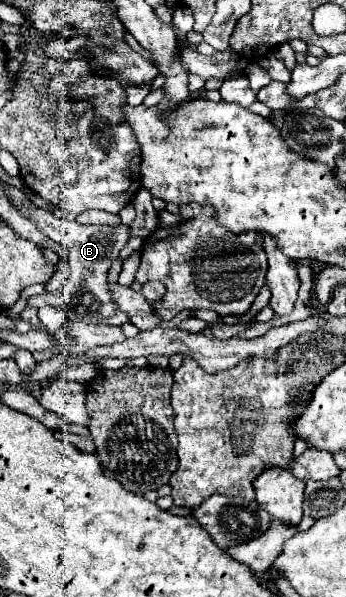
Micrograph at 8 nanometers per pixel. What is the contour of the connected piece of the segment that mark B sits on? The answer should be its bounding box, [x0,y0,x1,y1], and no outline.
[21,209,131,323]

